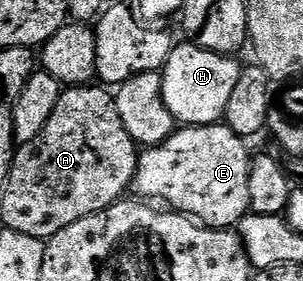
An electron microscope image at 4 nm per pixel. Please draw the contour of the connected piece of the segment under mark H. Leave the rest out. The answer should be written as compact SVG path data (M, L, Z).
M189 42L175 43L160 73L164 106L171 112L174 121L191 128L219 123L228 110L236 82L240 82L243 65L236 61Z

